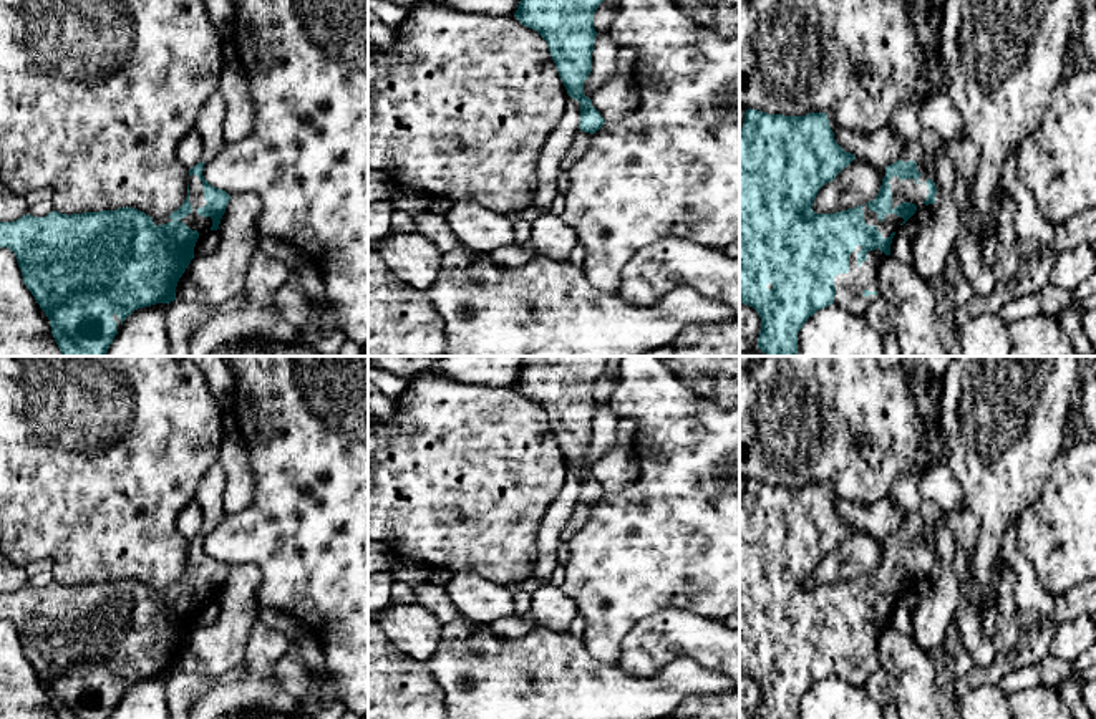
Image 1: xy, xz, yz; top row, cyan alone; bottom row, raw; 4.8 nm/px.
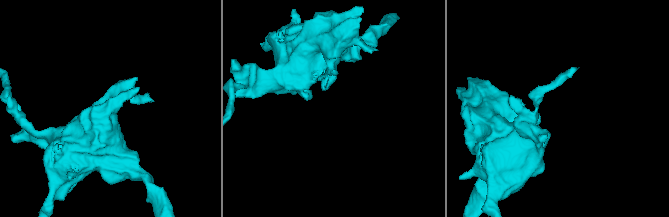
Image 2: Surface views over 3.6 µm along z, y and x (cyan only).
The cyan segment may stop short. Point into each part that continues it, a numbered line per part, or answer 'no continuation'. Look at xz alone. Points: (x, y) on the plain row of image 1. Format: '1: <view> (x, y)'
1: xz (581, 512)

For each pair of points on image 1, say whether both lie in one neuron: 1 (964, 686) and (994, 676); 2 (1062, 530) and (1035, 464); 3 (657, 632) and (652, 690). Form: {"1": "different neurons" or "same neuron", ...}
{"1": "same neuron", "2": "different neurons", "3": "different neurons"}

